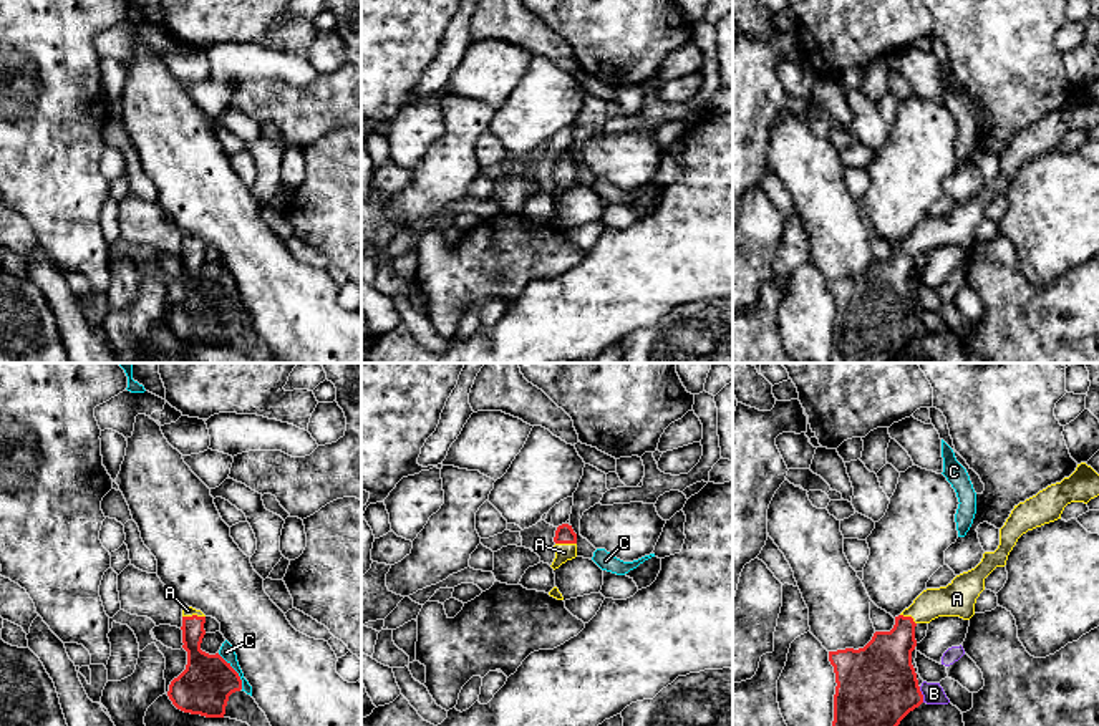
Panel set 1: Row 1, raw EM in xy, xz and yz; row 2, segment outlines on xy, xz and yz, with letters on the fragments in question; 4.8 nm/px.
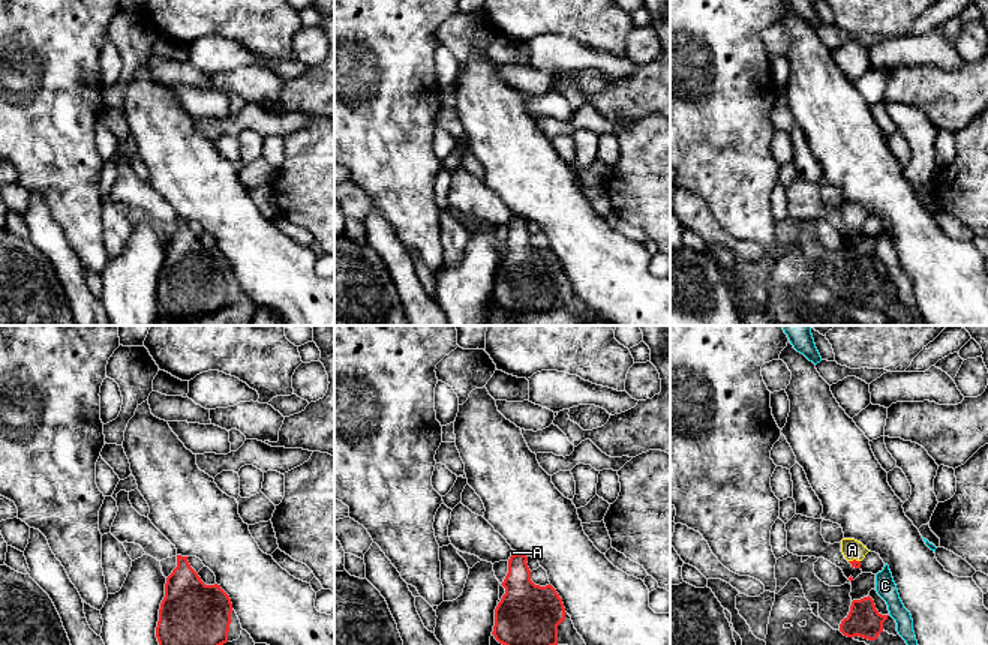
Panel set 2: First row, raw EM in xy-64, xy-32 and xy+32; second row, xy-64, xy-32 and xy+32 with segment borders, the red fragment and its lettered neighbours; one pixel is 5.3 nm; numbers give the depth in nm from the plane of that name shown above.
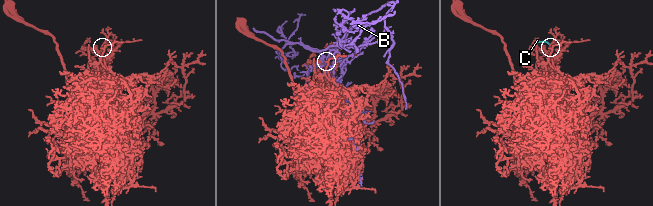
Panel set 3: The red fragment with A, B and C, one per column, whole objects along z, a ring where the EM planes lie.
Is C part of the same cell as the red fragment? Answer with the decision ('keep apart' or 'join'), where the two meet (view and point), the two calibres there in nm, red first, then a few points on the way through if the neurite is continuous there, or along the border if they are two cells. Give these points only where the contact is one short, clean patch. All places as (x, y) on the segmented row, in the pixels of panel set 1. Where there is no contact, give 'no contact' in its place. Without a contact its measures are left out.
keep apart; contact xy (236, 672); calibres 260 and 70 nm; border xy (217, 653), (237, 673), (242, 688)

